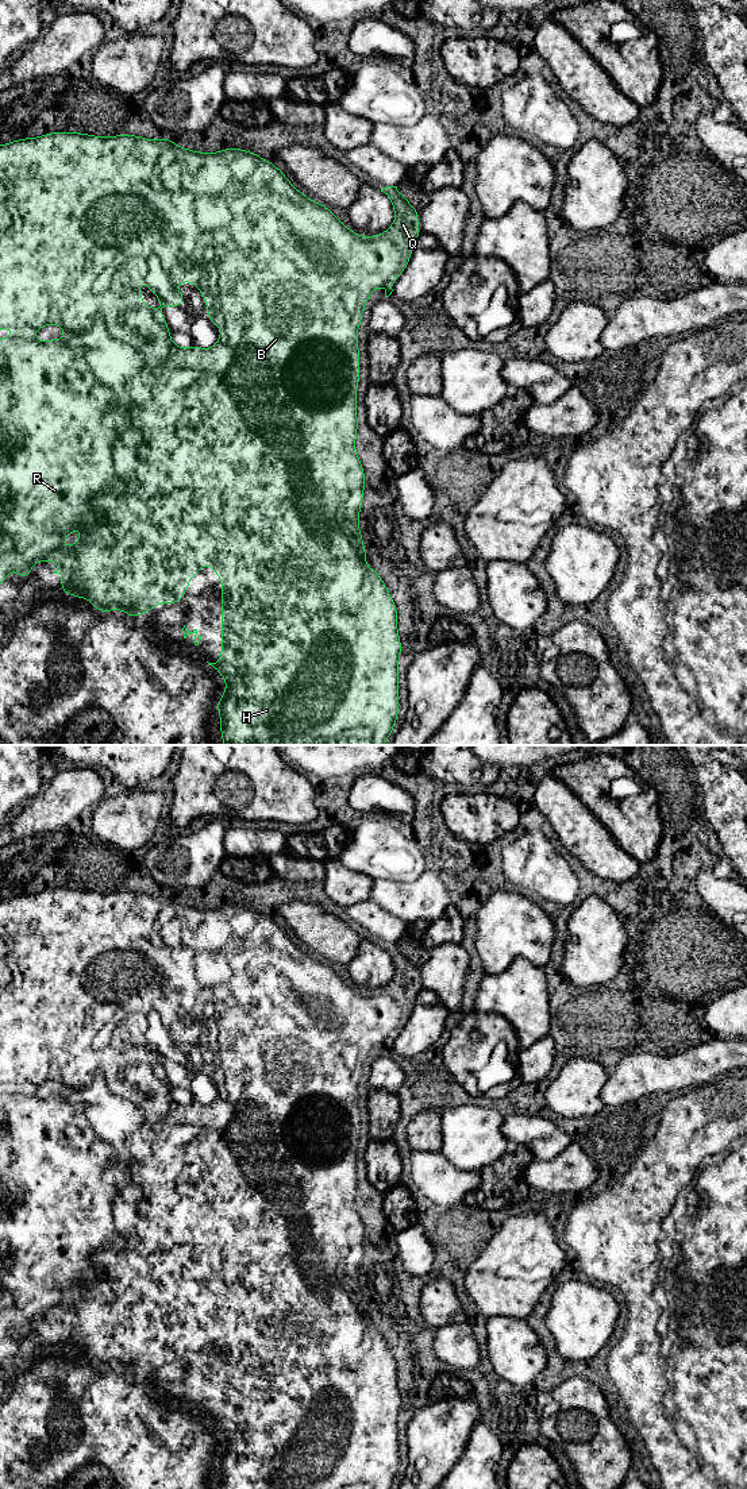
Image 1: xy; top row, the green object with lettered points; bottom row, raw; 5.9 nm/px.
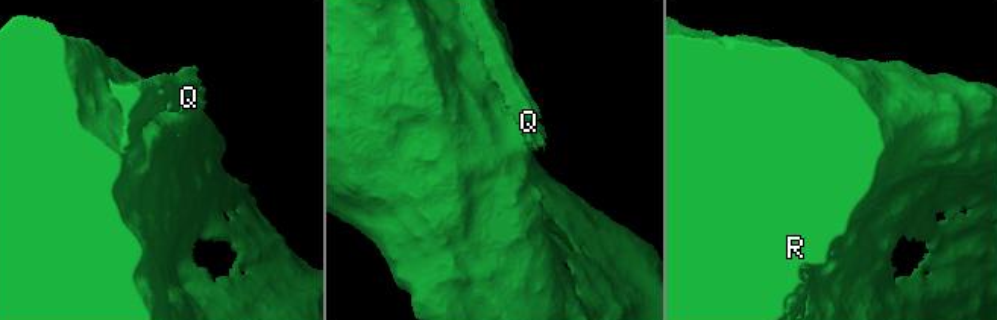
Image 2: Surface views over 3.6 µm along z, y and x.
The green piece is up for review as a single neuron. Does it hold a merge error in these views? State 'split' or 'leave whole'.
split

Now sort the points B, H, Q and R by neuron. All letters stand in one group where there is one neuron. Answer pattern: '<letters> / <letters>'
B H R / Q

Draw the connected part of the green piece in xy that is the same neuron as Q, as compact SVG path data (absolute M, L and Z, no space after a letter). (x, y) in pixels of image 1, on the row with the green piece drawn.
M386 186L382 188L381 192L390 198L393 211L396 213L393 224L384 231L384 235L390 238L401 252L398 269L385 286L385 296L389 297L393 292L392 283L396 282L405 270L411 259L416 238L421 234L421 229L417 225L419 211L415 209L409 201L400 194L397 186Z

